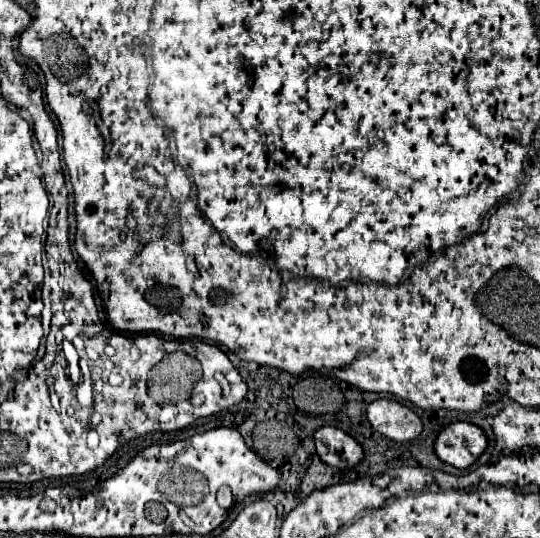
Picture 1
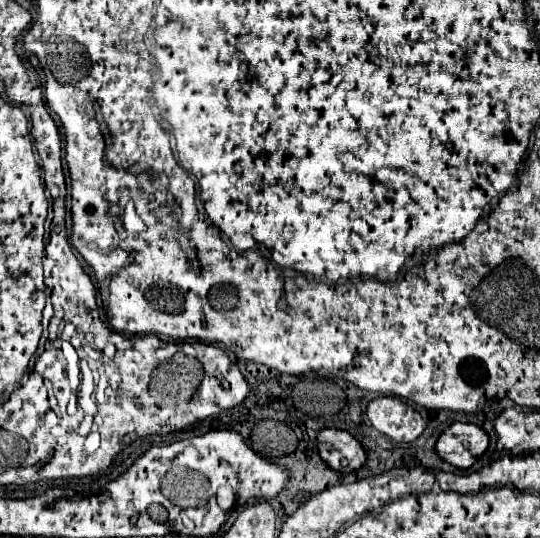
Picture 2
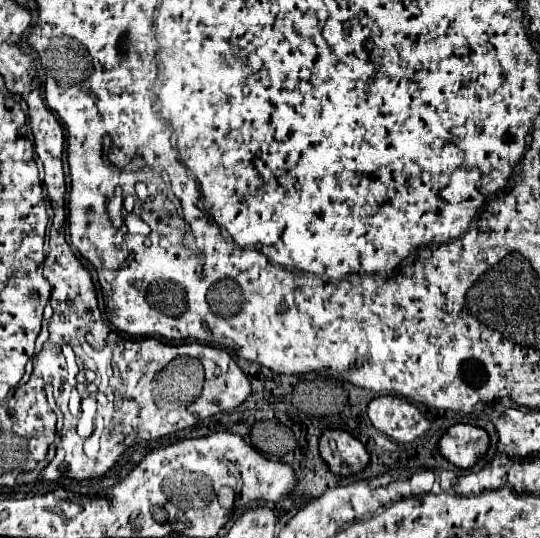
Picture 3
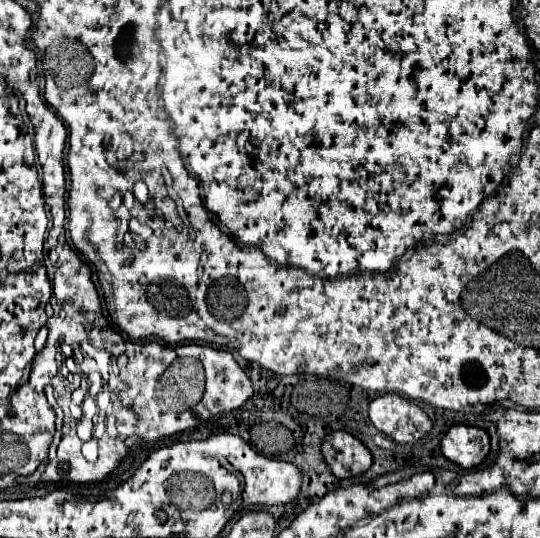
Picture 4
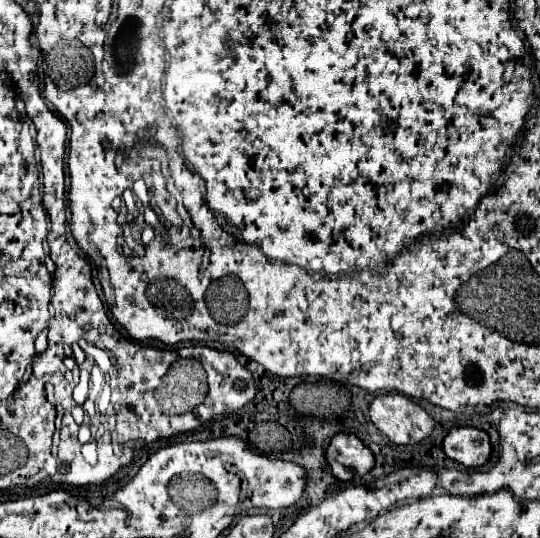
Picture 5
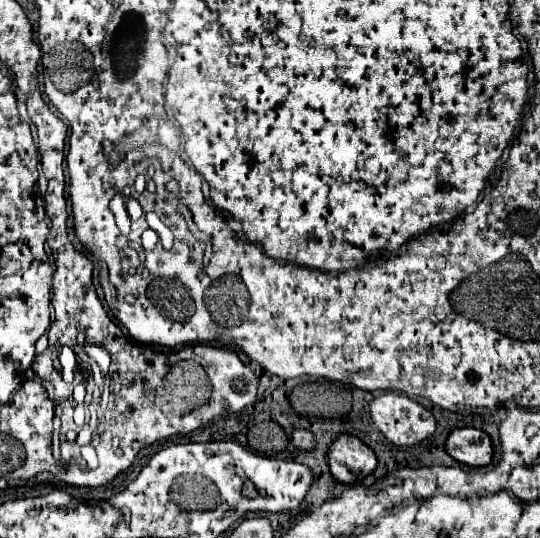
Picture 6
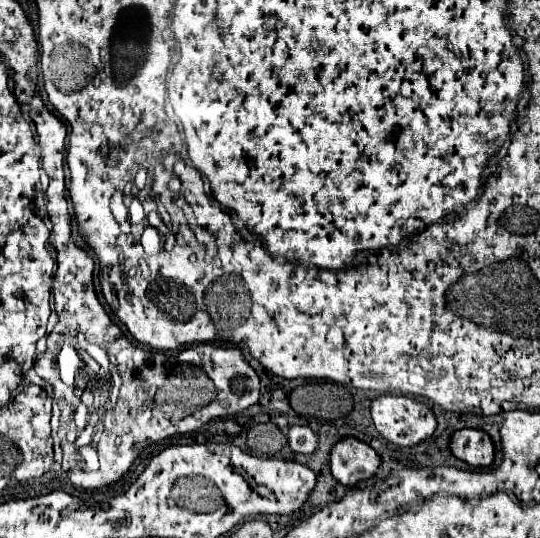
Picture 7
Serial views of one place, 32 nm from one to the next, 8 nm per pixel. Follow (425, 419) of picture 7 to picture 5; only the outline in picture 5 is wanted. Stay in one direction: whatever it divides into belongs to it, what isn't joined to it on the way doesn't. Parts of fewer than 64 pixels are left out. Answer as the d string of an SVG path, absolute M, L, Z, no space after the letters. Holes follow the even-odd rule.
M402 394L376 396L370 404L370 420L394 444L416 444L434 430L434 418Z

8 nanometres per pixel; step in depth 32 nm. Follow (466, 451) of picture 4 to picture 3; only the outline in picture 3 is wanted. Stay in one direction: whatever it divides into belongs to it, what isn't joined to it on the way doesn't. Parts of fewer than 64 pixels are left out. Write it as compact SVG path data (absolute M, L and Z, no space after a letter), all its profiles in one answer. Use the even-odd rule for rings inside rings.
M454 424L440 438L440 454L458 468L472 468L488 450L490 438L486 430L470 424Z

